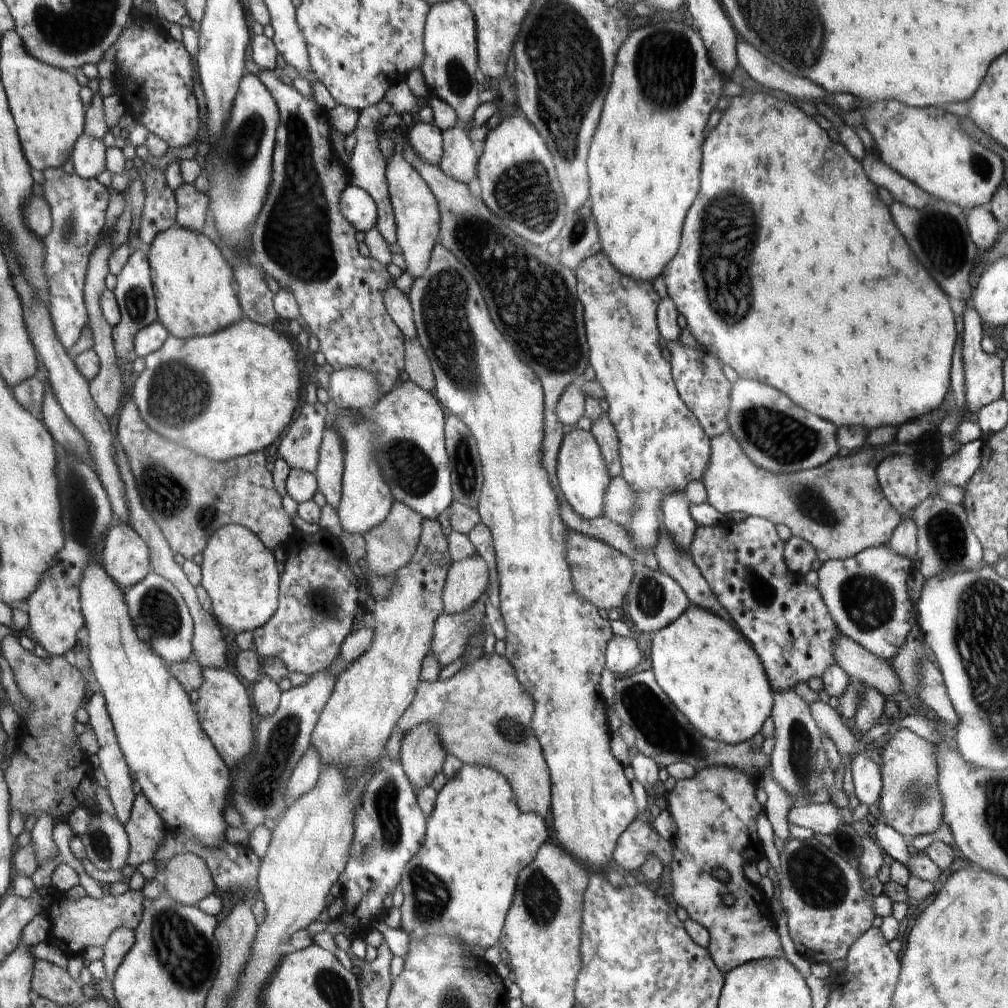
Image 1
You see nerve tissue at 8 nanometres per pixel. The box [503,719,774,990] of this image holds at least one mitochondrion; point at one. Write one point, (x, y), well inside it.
(541, 898)

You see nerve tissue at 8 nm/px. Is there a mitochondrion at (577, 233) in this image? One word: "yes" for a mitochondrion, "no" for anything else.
yes

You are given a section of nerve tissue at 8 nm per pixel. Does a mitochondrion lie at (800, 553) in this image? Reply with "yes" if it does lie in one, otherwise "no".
yes

